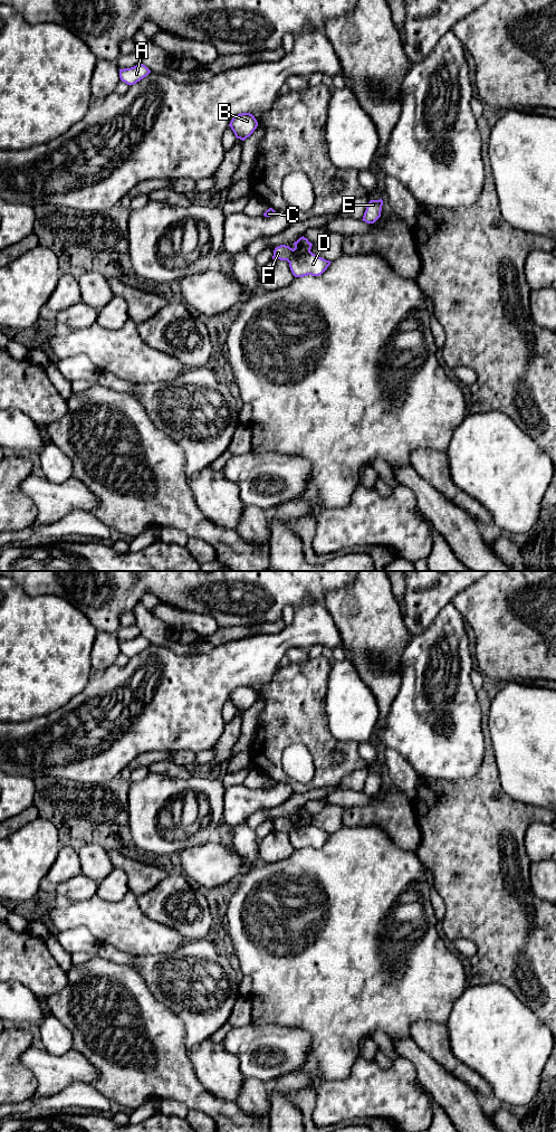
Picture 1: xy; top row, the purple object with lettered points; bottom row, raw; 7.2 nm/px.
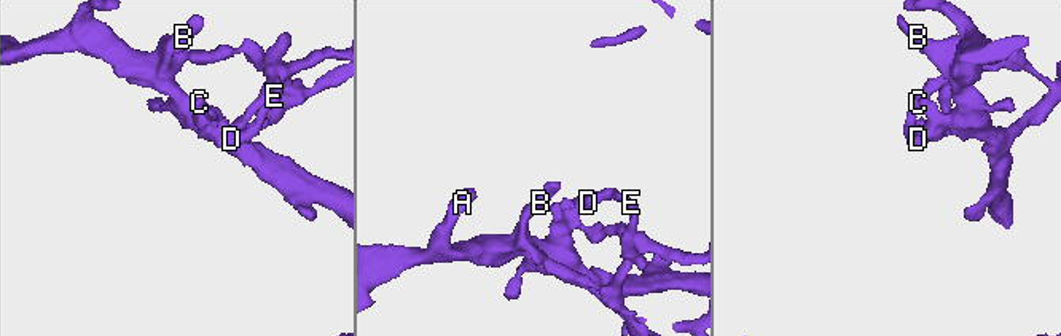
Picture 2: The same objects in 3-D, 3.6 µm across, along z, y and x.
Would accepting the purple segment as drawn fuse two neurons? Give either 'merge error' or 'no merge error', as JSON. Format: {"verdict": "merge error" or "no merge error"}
{"verdict": "merge error"}

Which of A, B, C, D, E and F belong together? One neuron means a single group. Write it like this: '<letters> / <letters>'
A B C D E / F

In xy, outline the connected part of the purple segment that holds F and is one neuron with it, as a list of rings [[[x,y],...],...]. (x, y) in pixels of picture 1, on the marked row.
[[[304,236],[294,242],[295,248],[280,245],[275,248],[272,259],[289,260],[294,255],[305,255],[310,251],[313,244]]]

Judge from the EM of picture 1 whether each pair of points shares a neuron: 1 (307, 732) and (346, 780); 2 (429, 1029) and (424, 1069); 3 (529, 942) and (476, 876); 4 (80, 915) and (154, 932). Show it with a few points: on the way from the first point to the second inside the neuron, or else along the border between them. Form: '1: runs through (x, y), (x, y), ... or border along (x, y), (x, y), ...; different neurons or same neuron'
1: border along (366, 767), (346, 773), (334, 786), (319, 789); different neurons
2: border along (409, 1036), (421, 1049), (447, 1069); different neurons
3: runs through (513, 925), (489, 901), (487, 893); same neuron
4: runs through (98, 916), (108, 923), (136, 929); same neuron

